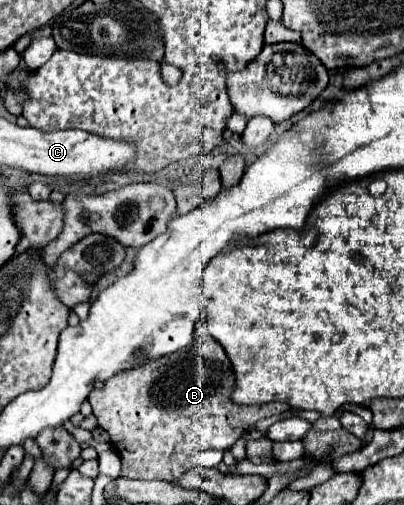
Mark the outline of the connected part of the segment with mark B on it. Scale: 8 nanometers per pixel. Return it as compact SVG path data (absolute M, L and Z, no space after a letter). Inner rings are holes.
M206 320L198 322L194 330L194 346L182 350L186 354L170 354L166 358L158 358L158 362L146 362L146 366L136 366L126 374L118 374L104 382L104 388L94 388L90 392L88 402L92 404L98 426L110 434L112 448L124 458L122 476L138 478L138 480L166 480L174 478L174 474L182 474L182 470L192 468L190 456L200 450L226 450L230 448L244 430L254 426L258 420L276 416L288 410L282 402L270 402L262 406L238 406L230 402L230 390L234 386L234 372L230 372L230 362L208 334Z

